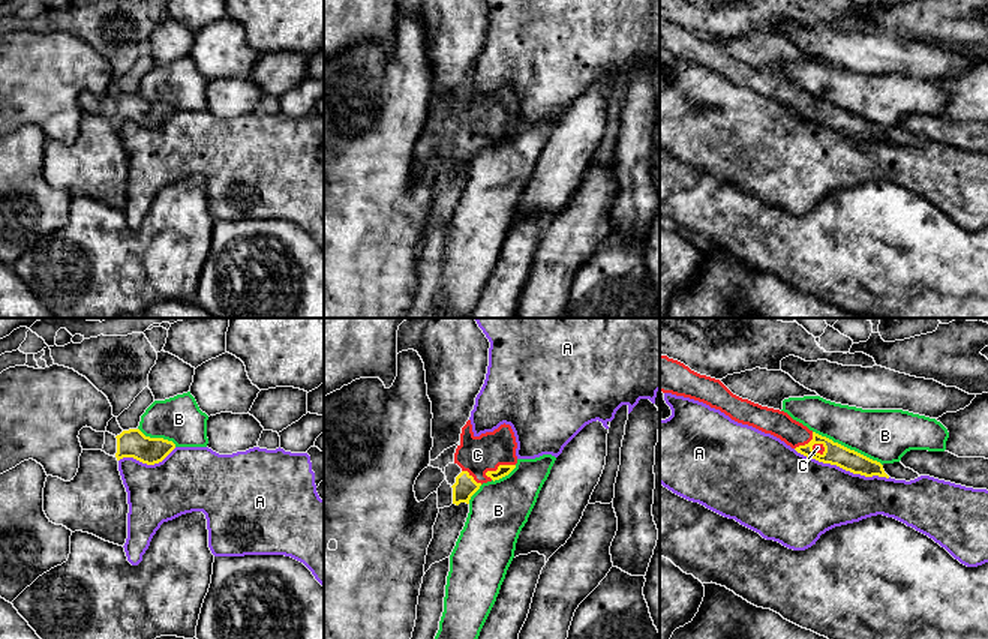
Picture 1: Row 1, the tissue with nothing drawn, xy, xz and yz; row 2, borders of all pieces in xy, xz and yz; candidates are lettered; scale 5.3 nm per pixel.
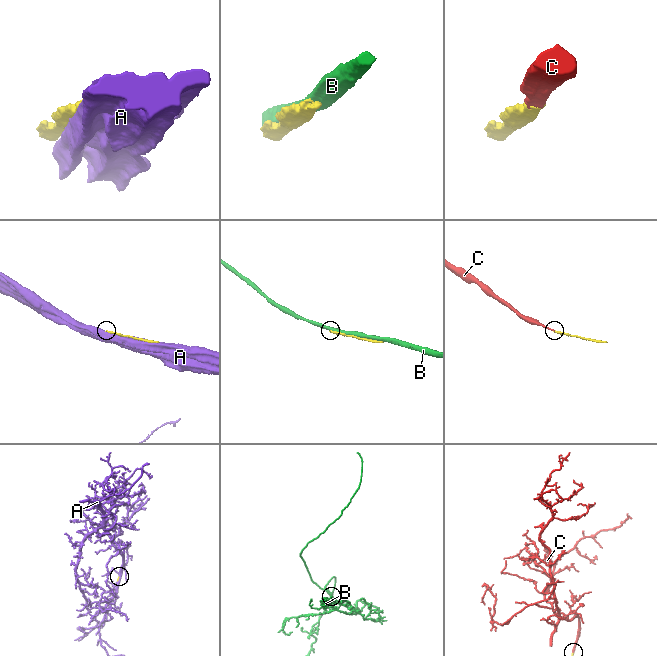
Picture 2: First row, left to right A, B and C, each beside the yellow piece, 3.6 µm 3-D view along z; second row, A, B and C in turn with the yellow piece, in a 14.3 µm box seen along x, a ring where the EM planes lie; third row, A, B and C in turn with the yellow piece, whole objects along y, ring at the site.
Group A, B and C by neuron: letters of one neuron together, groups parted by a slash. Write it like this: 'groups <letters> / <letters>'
groups A / B / C

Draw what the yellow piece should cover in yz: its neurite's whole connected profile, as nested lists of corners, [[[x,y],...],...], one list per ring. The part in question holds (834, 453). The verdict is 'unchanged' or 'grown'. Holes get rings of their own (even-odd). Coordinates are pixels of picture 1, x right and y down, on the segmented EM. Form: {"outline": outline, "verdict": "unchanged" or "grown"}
{"outline": [[[660,354],[660,392],[690,398],[720,410],[732,420],[771,434],[798,453],[865,477],[886,477],[883,465],[810,430],[787,412],[733,394],[720,380],[700,375]]], "verdict": "grown"}

